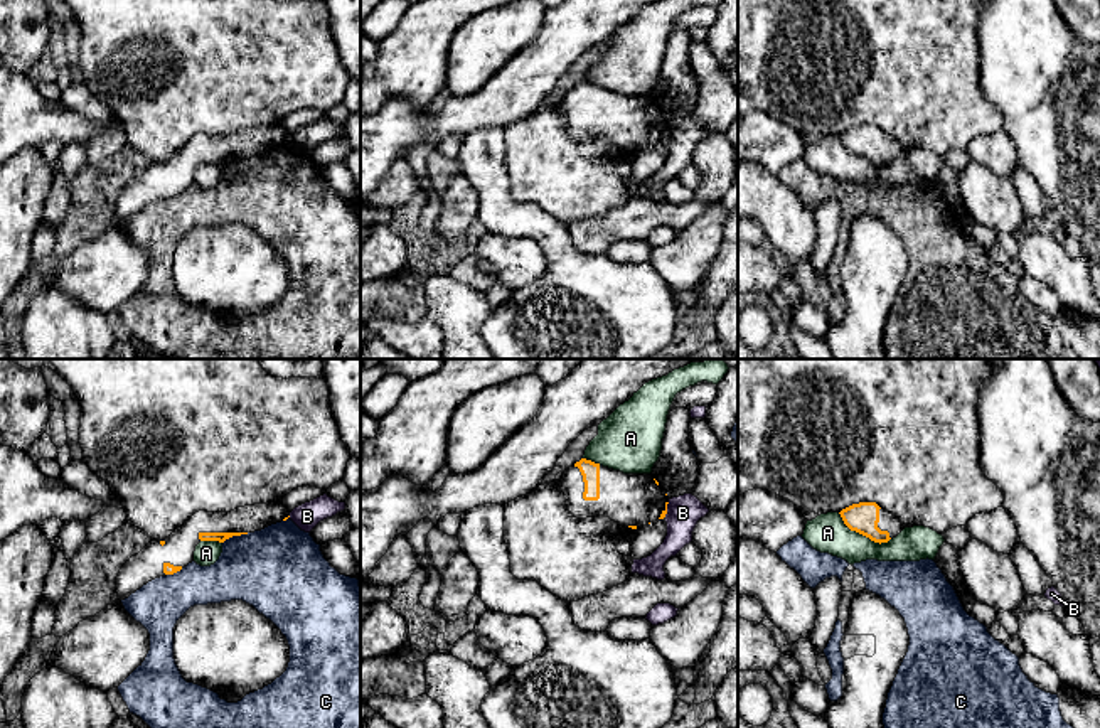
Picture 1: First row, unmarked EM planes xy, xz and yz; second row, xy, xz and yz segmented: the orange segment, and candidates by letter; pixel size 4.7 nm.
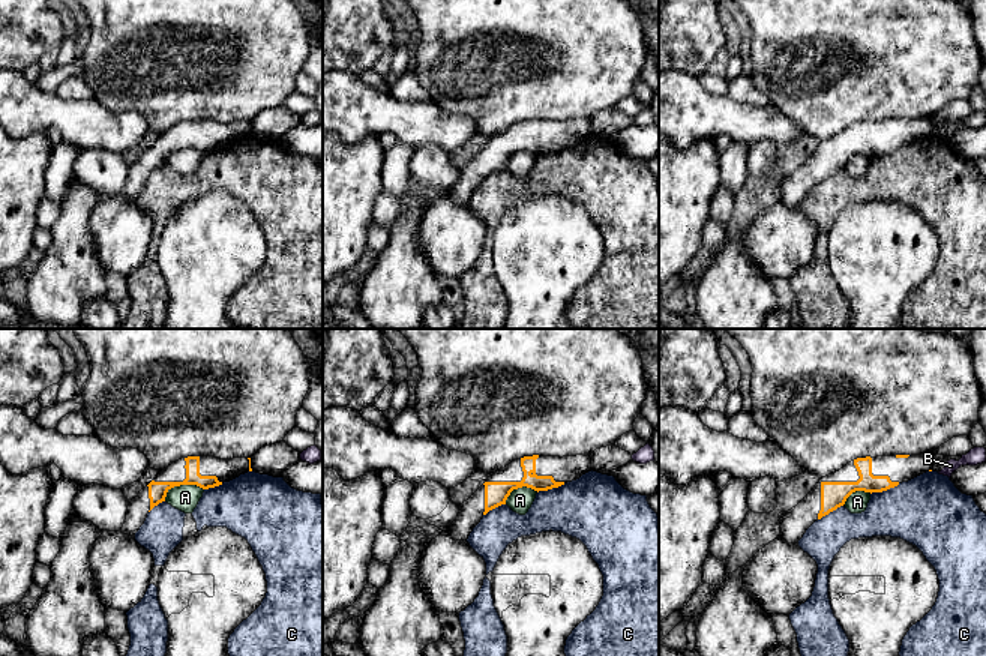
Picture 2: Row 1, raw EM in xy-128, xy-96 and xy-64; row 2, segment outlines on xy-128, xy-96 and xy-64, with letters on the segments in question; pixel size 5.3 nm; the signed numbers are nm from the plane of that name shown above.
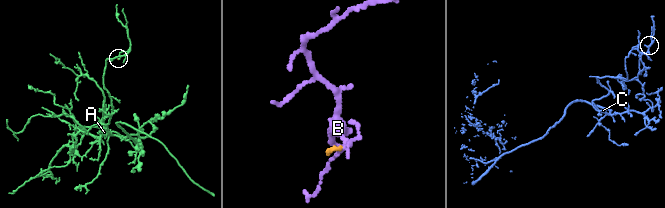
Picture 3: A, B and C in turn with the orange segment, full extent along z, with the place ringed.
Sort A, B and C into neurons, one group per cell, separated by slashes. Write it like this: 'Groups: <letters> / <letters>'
Groups: A / B / C

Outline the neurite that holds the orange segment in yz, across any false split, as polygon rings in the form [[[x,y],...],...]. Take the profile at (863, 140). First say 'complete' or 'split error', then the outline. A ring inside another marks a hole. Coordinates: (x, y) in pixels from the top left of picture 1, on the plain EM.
split error; [[[859,125],[842,131],[844,147],[874,165],[888,165],[896,160],[905,148],[893,136],[879,130],[876,125]]]

